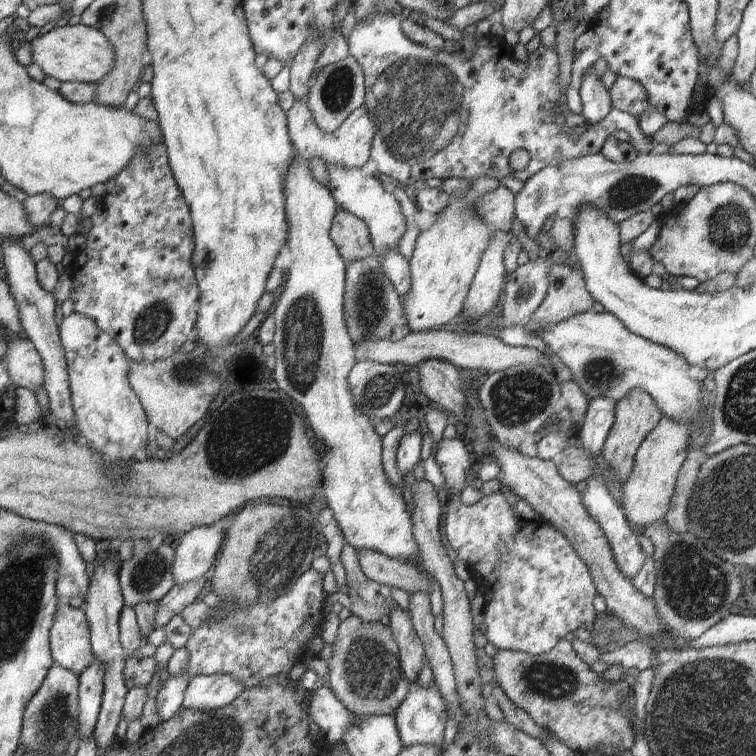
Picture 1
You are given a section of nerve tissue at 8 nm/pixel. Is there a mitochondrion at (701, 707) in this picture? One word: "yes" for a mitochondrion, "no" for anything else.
yes

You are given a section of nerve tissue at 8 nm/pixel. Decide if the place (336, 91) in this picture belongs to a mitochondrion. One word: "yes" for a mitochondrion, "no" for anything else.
yes

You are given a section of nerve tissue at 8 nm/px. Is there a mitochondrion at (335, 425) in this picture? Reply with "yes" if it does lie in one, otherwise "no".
no

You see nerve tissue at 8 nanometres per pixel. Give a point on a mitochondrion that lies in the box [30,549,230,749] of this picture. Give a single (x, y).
(55, 716)

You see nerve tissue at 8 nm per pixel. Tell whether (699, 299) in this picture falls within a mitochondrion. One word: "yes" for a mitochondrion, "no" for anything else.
no

